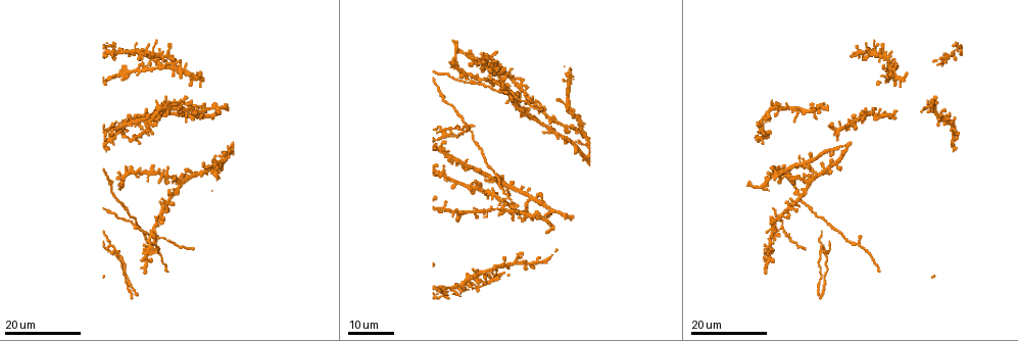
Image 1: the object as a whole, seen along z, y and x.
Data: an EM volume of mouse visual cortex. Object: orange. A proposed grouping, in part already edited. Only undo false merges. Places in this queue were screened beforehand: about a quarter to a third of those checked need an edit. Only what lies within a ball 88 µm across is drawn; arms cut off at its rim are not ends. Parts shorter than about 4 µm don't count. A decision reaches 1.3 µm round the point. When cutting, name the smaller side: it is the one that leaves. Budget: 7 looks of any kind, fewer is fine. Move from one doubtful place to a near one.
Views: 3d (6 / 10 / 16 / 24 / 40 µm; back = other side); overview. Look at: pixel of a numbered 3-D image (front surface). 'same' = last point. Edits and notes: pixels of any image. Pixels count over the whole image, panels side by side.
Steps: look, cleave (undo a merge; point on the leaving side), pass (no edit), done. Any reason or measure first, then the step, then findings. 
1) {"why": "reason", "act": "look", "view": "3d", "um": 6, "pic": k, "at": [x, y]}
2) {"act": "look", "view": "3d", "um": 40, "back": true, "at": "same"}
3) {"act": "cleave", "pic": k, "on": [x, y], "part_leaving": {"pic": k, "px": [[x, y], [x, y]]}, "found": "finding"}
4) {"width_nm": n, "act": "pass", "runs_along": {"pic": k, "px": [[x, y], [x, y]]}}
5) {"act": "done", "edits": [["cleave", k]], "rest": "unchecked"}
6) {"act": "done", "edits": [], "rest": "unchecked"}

{"why": "looks like a crossing", "act": "look", "view": "3d", "um": 24, "pic": 1, "at": [776, 234]}

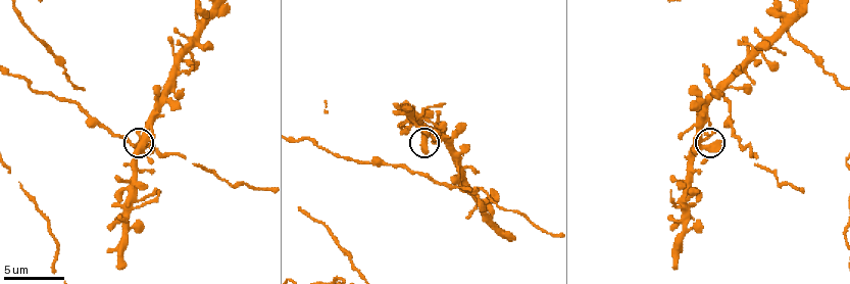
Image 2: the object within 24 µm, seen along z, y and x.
{"act": "look", "view": "3d", "um": 6, "pic": 2, "at": [708, 149]}

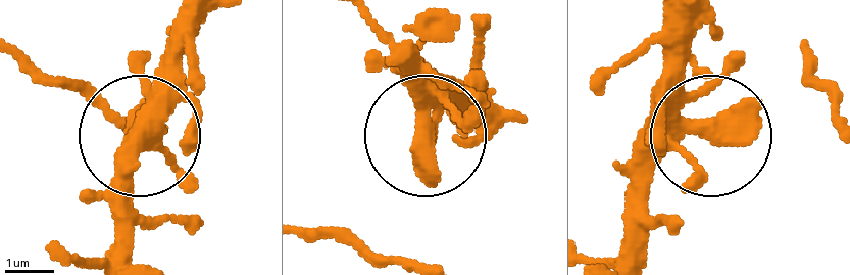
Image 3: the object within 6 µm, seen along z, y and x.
{"width_nm": 370, "act": "pass", "found": "one neuron here"}

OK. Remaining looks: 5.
{"why": "branch point", "act": "look", "view": "3d", "um": 24, "pic": 1, "at": [455, 68]}

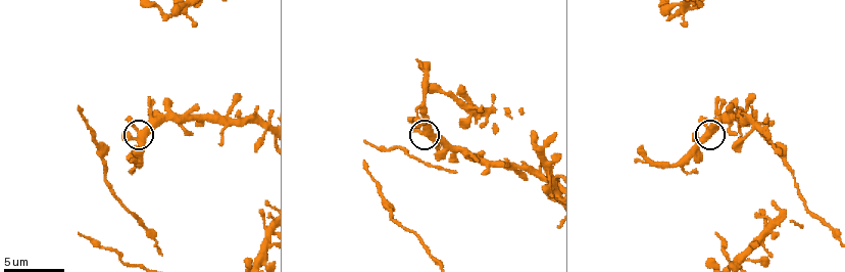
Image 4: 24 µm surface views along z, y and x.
{"act": "look", "view": "3d", "um": 6, "pic": 4, "at": [137, 131]}

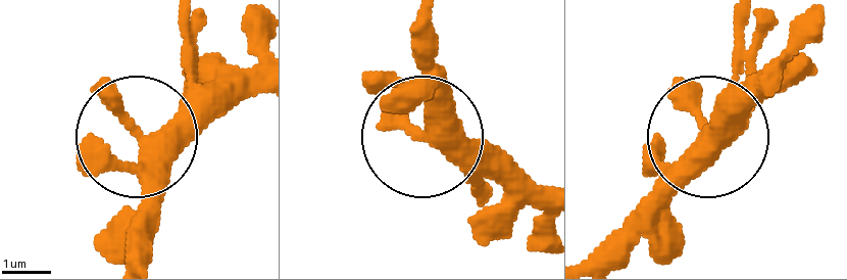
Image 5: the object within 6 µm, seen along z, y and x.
{"width_nm": 350, "act": "pass", "found": "all the same neuron"}

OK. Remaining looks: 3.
{"why": "looks like a crossing", "act": "look", "view": "3d", "um": 10, "pic": 4, "at": [189, 117]}

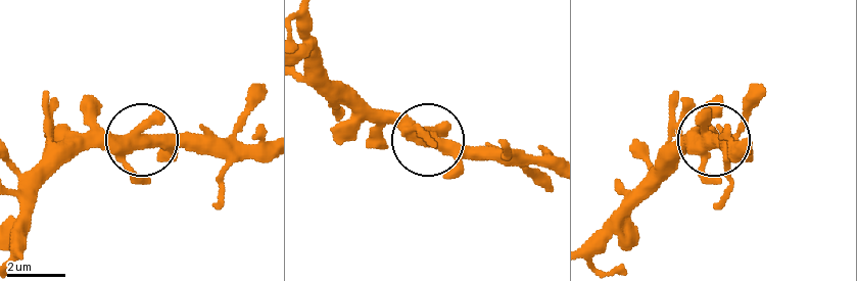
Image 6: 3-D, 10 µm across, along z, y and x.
{"arms": 4, "act": "pass", "found": "all the same neuron"}

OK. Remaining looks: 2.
{"act": "look", "view": "3d", "um": 24, "pic": 1, "at": [808, 184]}

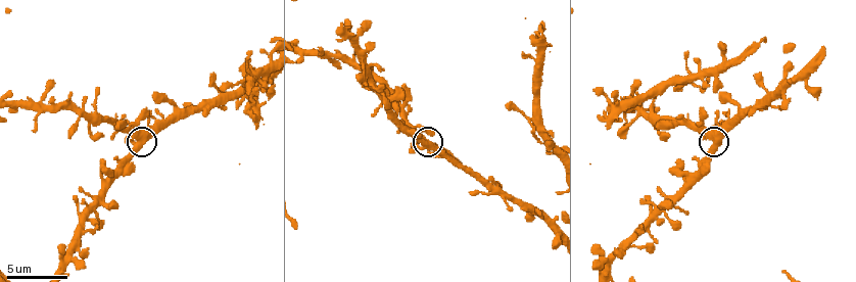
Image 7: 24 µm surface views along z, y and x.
{"act": "look", "view": "3d", "um": 6, "pic": 7, "at": [427, 145]}

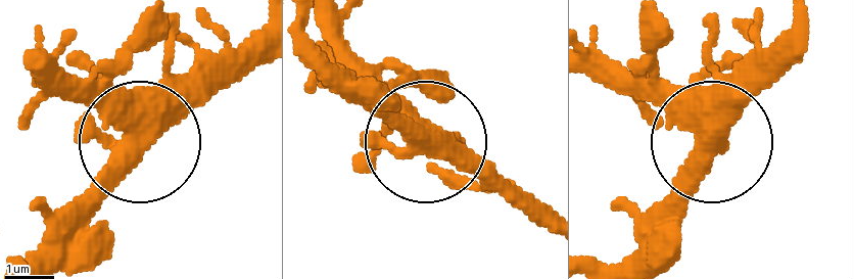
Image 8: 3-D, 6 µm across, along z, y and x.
{"act": "pass", "found": "all the same neuron"}

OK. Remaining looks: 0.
{"act": "done", "edits": [], "rest": "unchecked"}

